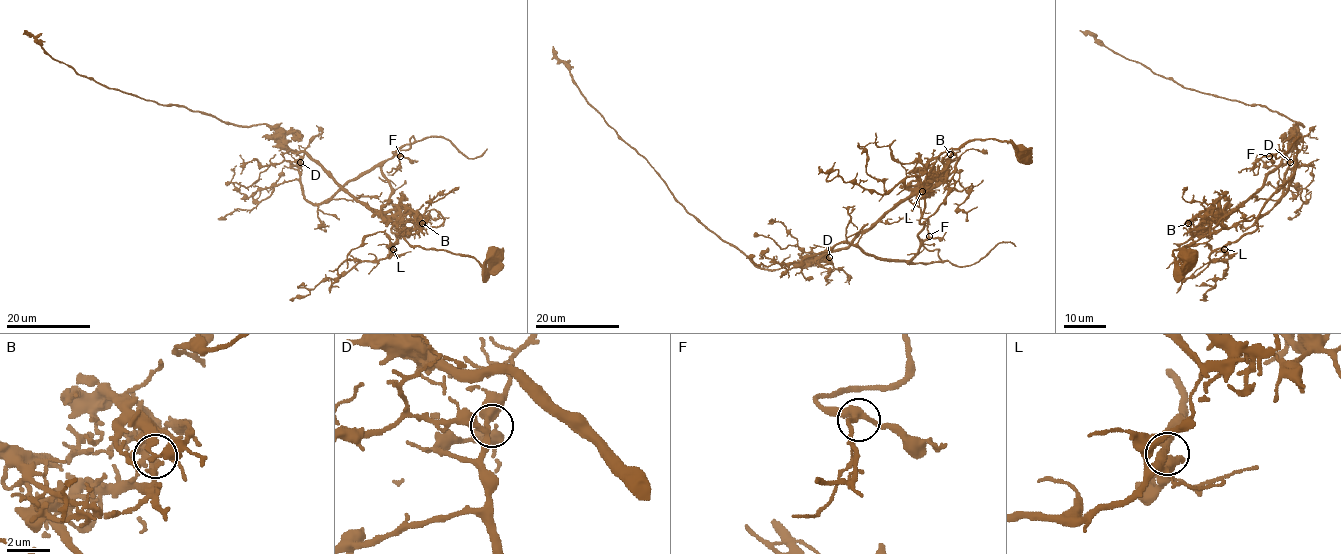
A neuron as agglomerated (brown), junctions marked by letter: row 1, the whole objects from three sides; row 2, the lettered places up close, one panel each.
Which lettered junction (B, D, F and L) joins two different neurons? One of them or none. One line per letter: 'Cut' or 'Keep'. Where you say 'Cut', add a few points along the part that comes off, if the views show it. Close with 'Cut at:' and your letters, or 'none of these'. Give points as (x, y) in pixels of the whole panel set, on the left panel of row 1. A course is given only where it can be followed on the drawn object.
B: Cut. Course of the part to remove: (421, 222), (396, 216), (379, 166), (319, 203), (305, 198), (293, 161), (246, 188), (225, 184)
D: Keep
F: Keep
L: Keep
Cut at: B

